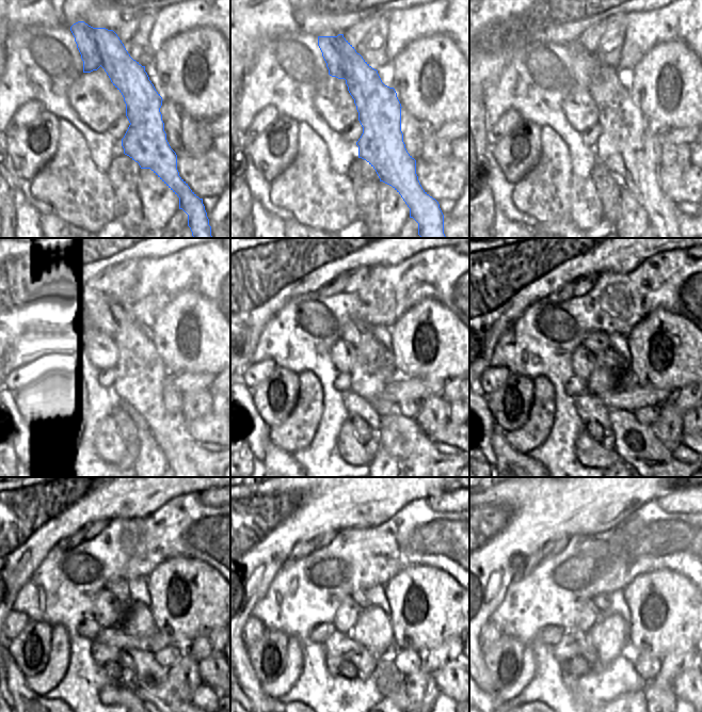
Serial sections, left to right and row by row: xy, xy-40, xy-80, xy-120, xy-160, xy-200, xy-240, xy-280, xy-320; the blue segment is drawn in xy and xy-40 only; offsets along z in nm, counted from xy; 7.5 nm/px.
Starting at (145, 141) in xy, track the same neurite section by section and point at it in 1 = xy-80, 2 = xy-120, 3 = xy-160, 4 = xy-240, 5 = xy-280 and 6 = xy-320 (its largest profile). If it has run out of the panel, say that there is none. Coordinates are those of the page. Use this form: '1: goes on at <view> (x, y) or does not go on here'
1: goes on at xy-80 (620, 145)
2: goes on at xy-120 (141, 379)
3: goes on at xy-160 (373, 368)
4: goes on at xy-240 (120, 587)
5: goes on at xy-280 (360, 597)
6: goes on at xy-320 (602, 601)

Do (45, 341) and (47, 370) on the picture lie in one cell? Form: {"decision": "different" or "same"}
{"decision": "different"}

